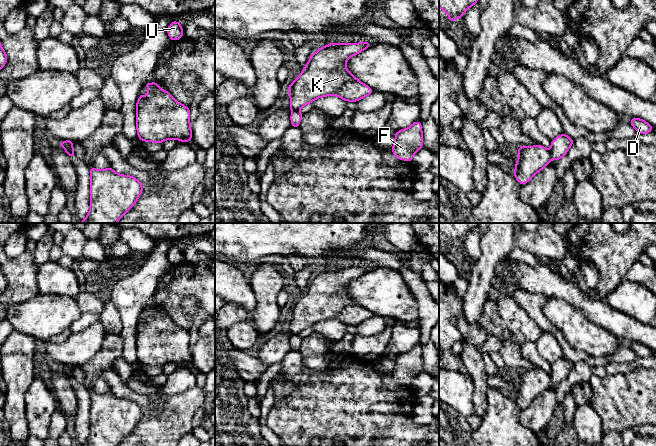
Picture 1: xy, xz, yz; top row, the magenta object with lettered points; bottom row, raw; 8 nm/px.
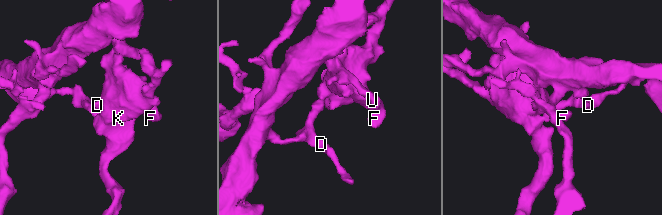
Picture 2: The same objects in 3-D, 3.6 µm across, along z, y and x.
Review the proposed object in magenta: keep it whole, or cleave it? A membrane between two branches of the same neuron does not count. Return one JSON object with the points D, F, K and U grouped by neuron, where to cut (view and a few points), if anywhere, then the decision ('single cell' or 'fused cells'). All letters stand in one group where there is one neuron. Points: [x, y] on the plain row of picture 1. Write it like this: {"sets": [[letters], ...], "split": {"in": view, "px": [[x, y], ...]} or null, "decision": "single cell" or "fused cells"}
{"sets": [["D"], ["F", "K", "U"]], "split": {"in": "yz", "px": [[549, 375], [551, 381]]}, "decision": "fused cells"}

